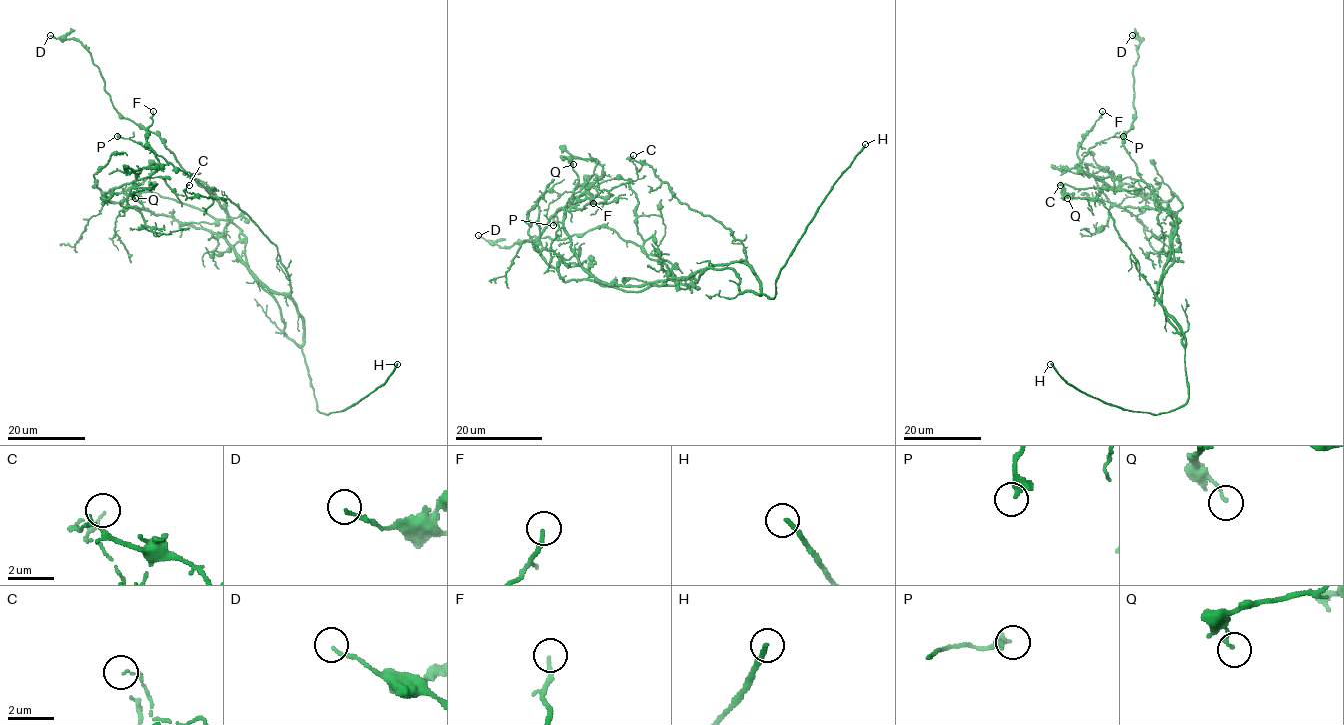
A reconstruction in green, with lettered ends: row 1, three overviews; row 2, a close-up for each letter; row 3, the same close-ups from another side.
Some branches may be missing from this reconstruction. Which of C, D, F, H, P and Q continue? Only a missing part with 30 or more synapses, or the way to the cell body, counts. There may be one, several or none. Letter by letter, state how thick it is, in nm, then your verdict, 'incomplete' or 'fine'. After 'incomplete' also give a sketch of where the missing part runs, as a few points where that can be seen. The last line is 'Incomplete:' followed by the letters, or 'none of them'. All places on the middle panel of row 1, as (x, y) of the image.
C: calibre 70 nm; fine
D: calibre 130 nm; fine
F: calibre 170 nm; fine
H: calibre 190 nm; incomplete
P: calibre 360 nm; fine
Q: calibre 130 nm; fine
Incomplete: H

